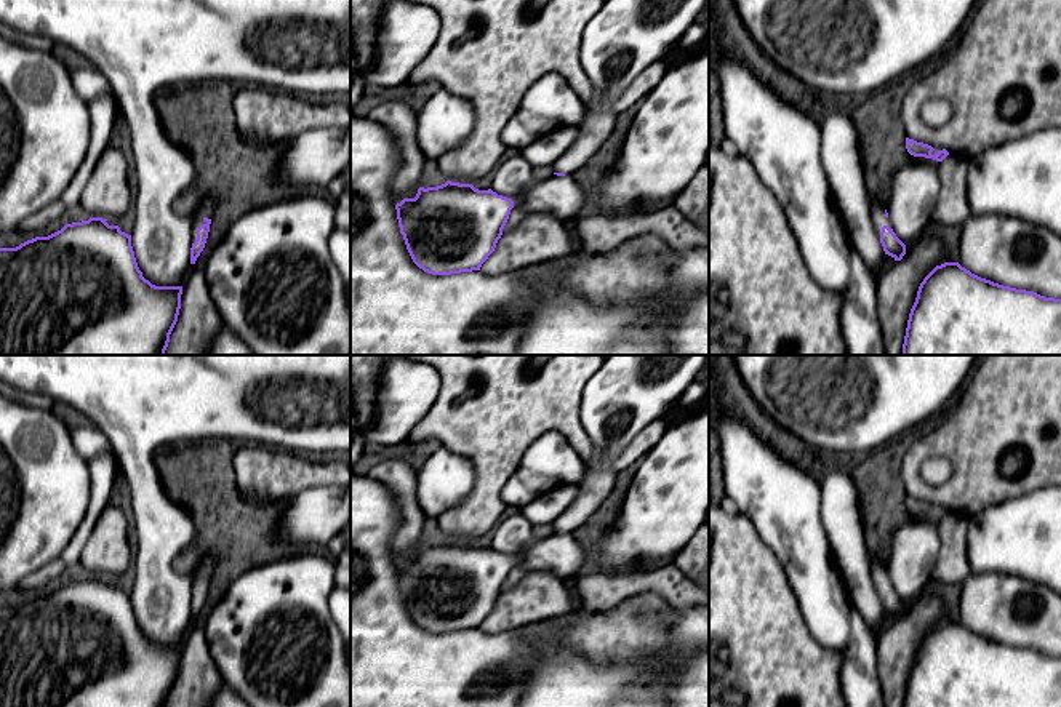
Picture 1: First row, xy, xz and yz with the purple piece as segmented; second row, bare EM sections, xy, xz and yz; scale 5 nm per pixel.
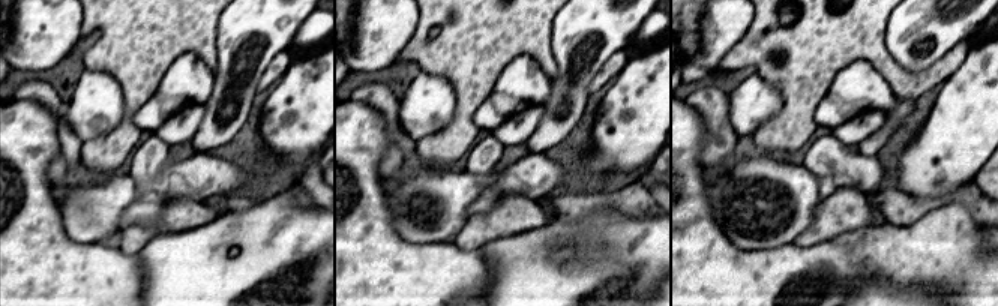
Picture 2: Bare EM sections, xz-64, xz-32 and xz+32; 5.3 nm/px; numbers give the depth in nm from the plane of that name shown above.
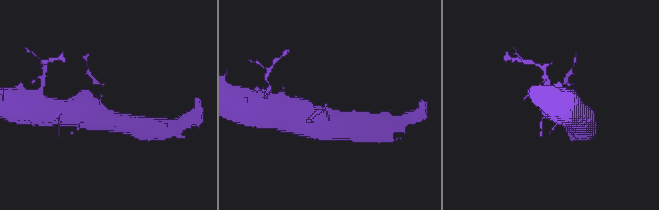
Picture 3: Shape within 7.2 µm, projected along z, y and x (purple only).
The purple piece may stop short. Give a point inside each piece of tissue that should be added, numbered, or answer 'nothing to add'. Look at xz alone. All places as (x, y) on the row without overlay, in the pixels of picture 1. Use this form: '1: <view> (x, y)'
1: xz (628, 392)

